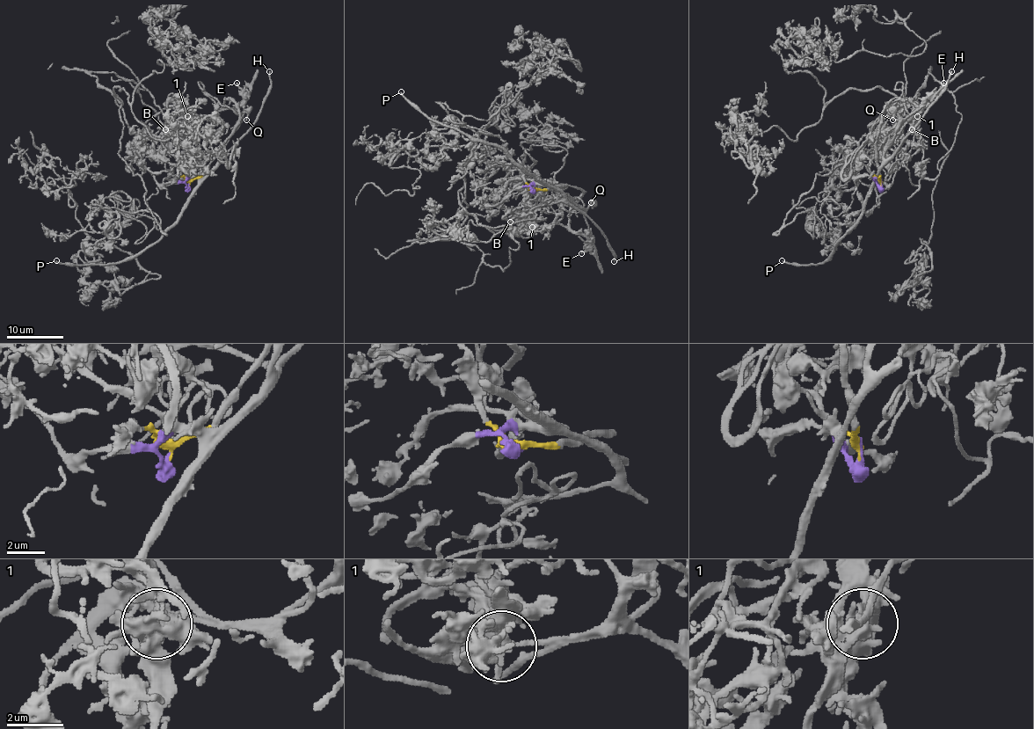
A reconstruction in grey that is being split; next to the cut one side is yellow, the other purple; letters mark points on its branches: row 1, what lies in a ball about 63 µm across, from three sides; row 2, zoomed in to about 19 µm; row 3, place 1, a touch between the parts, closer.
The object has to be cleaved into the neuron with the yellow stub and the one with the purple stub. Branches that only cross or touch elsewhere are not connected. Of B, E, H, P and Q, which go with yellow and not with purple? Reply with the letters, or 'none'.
B

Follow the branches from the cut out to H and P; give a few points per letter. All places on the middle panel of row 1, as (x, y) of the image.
H: (534, 192), (531, 185), (555, 187), (603, 232), (608, 245), (613, 251), (615, 262)
P: (534, 192), (531, 185), (542, 183), (534, 175), (526, 171), (500, 147), (489, 145), (427, 118), (400, 91)

